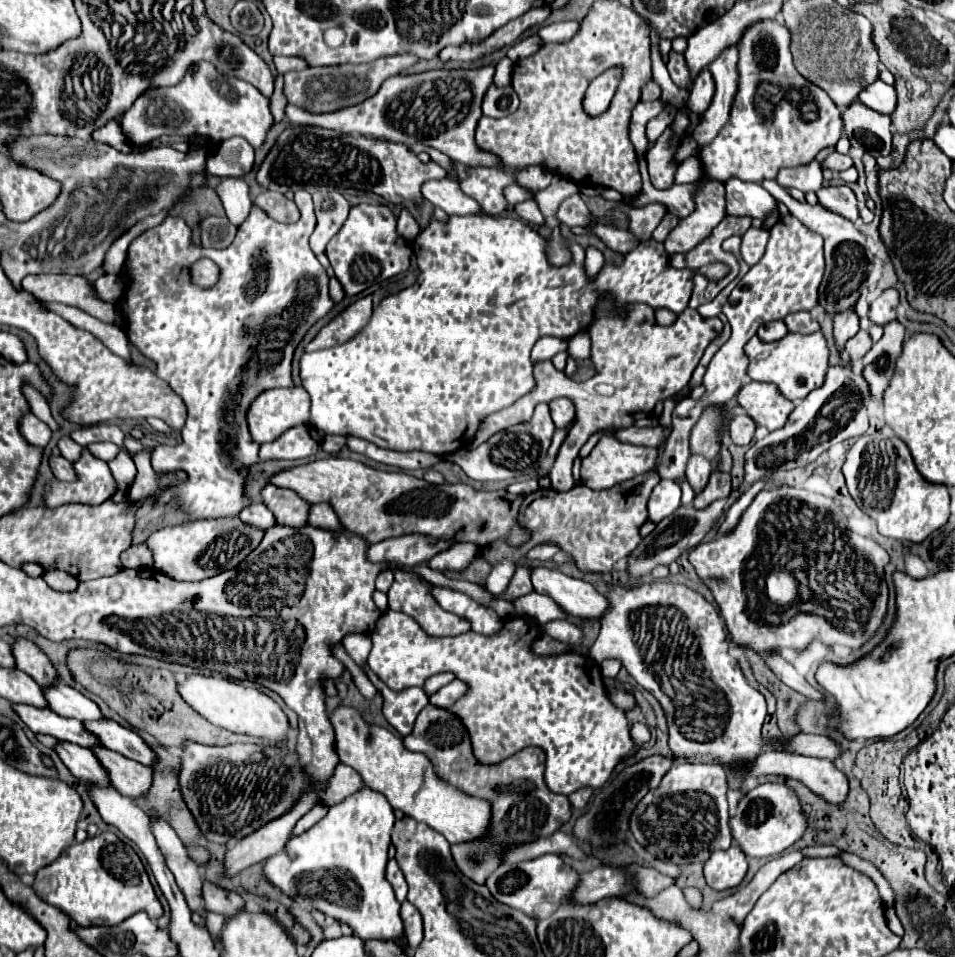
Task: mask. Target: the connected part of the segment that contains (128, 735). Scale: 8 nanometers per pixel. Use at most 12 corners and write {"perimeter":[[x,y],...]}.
{"perimeter":[[114,720],[84,722],[102,746],[154,766],[158,754]]}

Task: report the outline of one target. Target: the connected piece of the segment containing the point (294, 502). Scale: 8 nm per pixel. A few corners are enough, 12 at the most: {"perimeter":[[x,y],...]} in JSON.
{"perimeter":[[268,484],[262,502],[278,524],[302,528],[310,504],[294,490]]}

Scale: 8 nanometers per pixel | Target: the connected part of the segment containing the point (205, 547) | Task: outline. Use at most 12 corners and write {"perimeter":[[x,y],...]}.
{"perimeter":[[240,518],[166,526],[154,570],[194,582],[236,568],[262,530]]}

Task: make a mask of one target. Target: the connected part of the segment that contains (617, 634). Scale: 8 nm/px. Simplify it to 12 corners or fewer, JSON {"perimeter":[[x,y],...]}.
{"perimeter":[[608,586],[590,648],[664,708],[672,754],[762,750],[764,696],[686,586]]}

